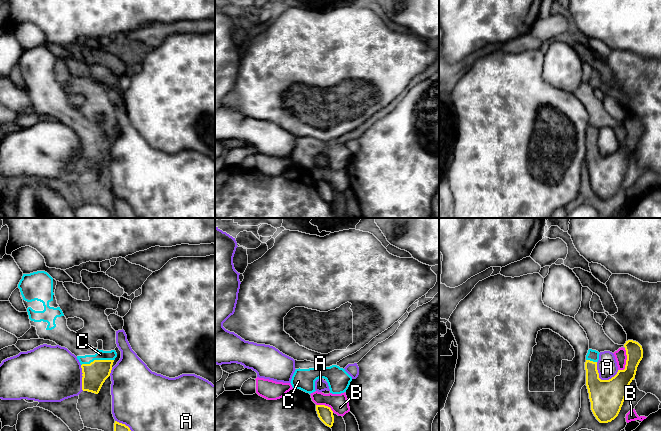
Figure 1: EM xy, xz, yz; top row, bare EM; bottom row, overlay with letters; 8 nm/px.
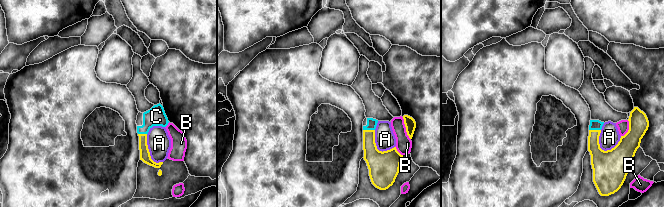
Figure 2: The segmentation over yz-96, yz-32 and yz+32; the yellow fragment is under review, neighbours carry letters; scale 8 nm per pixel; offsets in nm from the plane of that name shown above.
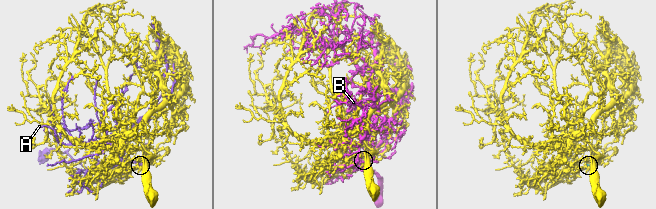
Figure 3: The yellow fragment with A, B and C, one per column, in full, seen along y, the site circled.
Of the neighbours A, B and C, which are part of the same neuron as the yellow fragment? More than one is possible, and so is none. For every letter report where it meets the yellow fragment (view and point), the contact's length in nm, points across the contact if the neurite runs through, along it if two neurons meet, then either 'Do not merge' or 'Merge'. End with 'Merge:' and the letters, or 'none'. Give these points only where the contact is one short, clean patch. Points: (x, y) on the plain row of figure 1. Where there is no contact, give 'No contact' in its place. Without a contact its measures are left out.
A: Touches yellow at yz (602, 156). Shared border 200 nm. Do not merge
B: Touches yellow at yz (626, 137). Shared border 190 nm. Do not merge
C: Touches yellow at xy (97, 136). Shared border 260 nm. Path across: xy (94, 150), (97, 144), (97, 136), (100, 130). Merge
Merge: C

